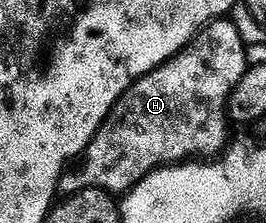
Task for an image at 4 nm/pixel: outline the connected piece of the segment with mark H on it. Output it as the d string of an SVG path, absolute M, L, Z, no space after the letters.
M220 21L211 24L186 51L175 56L164 67L159 67L151 75L139 80L119 100L105 129L95 136L95 140L85 152L79 183L71 178L66 180L65 187L68 187L68 192L74 193L80 188L98 189L119 197L160 167L195 161L200 157L218 156L227 143L227 103L231 99L233 89L237 89L241 77L249 69L247 54L249 48L234 22Z

